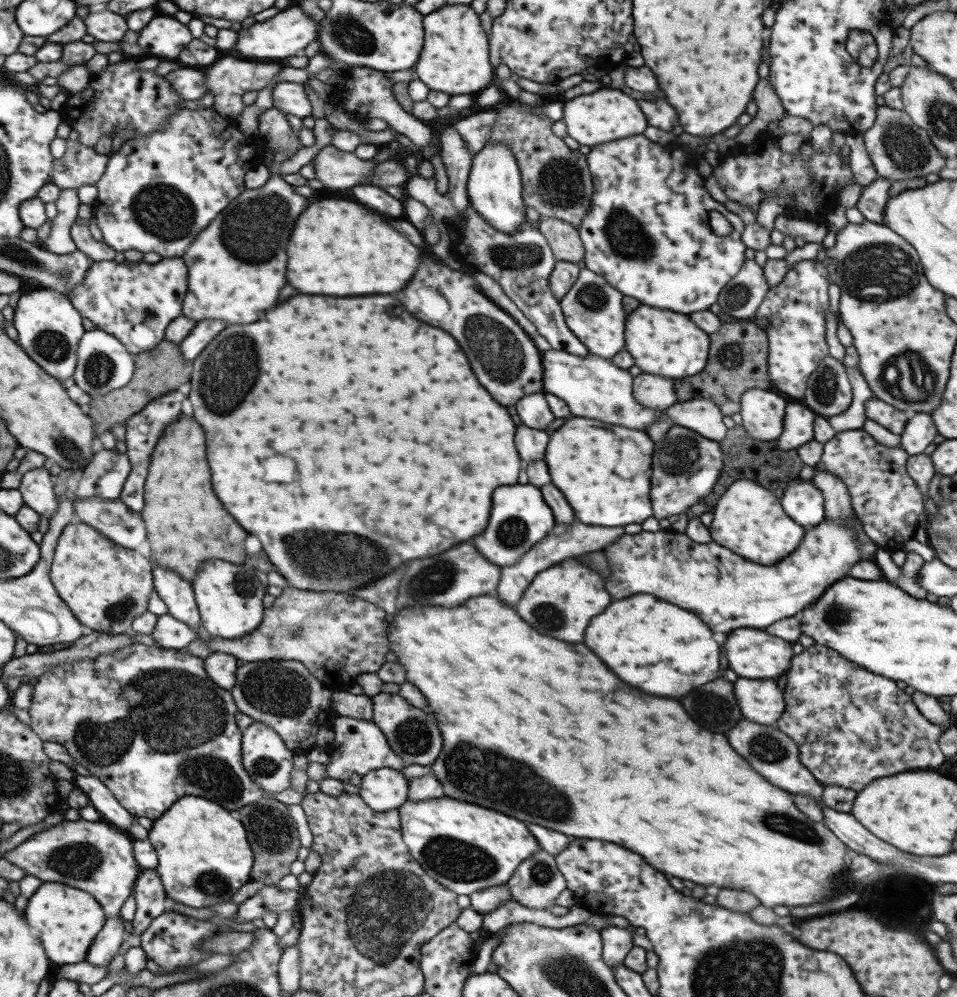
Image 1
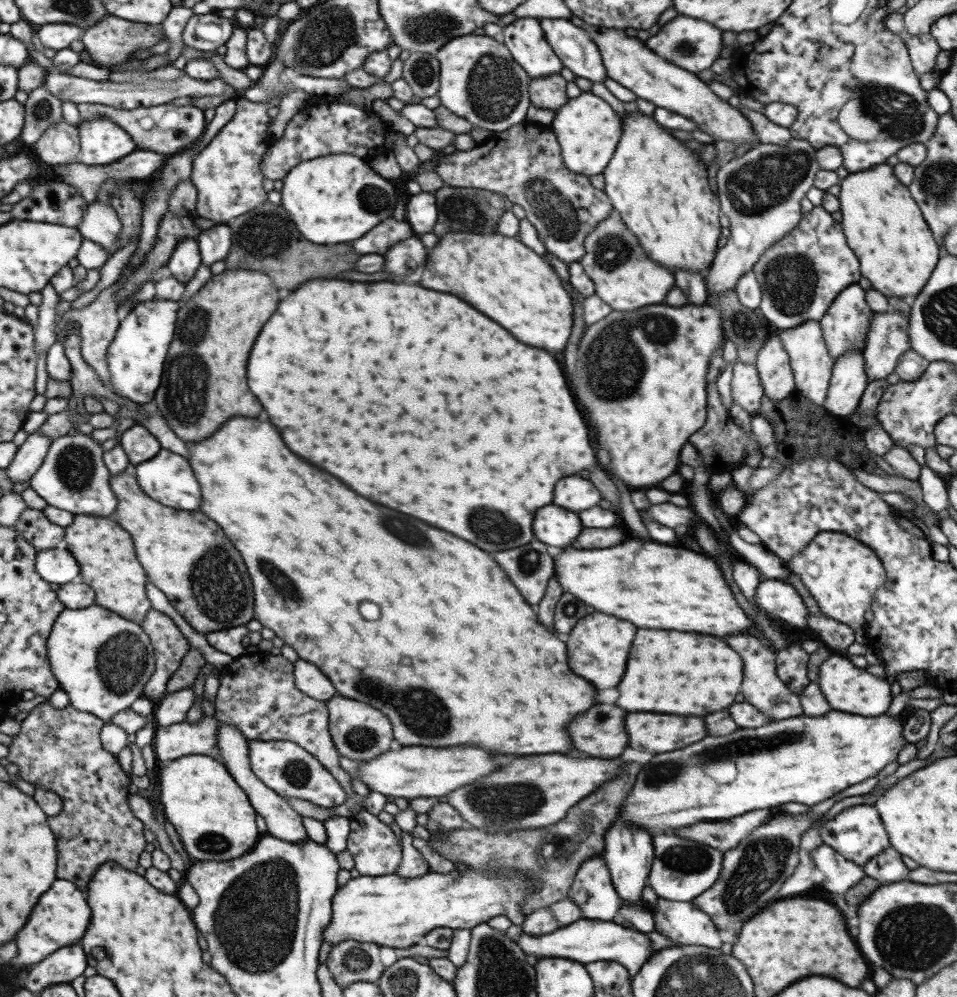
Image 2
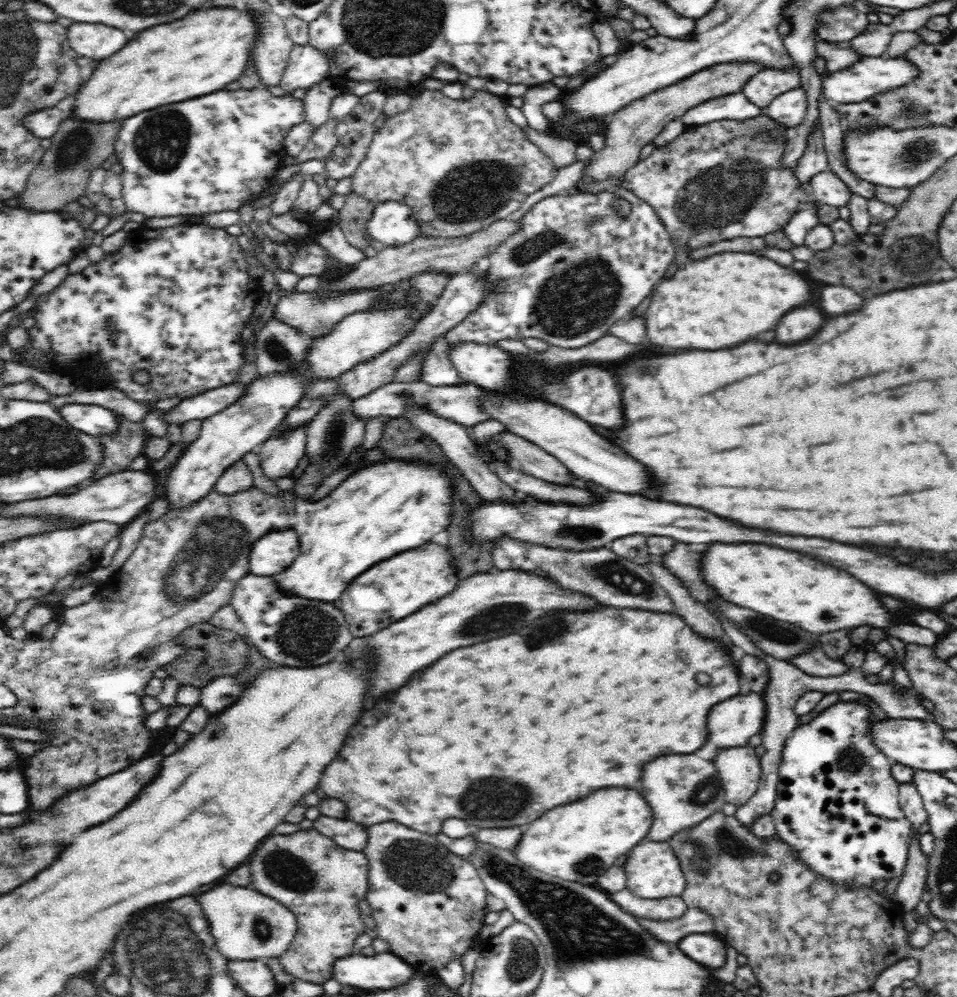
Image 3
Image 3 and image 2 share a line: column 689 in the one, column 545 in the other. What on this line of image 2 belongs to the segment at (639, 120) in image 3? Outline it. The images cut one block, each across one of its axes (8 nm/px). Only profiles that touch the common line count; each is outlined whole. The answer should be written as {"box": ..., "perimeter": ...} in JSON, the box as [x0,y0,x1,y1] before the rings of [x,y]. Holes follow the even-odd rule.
{"box":[528,73,568,110],"perimeter":[[[559,73],[543,78],[531,78],[528,84],[530,106],[537,109],[557,110],[568,98],[565,94],[566,81]]]}

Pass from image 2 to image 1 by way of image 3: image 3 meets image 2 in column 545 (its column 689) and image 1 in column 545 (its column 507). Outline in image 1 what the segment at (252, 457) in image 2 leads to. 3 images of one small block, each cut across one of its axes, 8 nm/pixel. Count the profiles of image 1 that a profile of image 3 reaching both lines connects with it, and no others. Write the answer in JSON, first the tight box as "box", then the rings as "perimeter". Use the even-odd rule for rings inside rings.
{"box":[385,596,851,906],"perimeter":[[[491,596],[467,600],[467,604],[455,610],[407,608],[407,610],[401,610],[393,618],[391,624],[389,622],[391,618],[385,618],[385,634],[389,651],[394,653],[396,662],[405,669],[405,680],[414,684],[425,696],[443,736],[443,752],[437,756],[437,760],[434,760],[430,768],[437,781],[445,786],[443,788],[445,796],[479,804],[483,808],[491,808],[519,822],[531,822],[543,828],[551,828],[561,834],[567,834],[570,838],[597,838],[597,840],[619,844],[631,852],[641,854],[647,864],[651,864],[655,870],[663,874],[671,874],[675,878],[689,880],[703,886],[745,890],[757,896],[757,900],[763,906],[821,904],[835,898],[841,892],[851,890],[851,886],[843,882],[847,874],[847,866],[843,860],[847,845],[827,829],[822,821],[813,821],[801,814],[791,800],[793,795],[773,784],[767,784],[763,776],[759,776],[741,756],[737,756],[731,750],[723,734],[699,730],[699,726],[695,726],[695,722],[689,720],[689,716],[683,712],[679,702],[667,700],[667,698],[655,698],[651,694],[643,694],[623,684],[583,644],[565,644],[565,642],[533,632],[515,614],[513,608],[501,604],[497,598],[491,598]]]}

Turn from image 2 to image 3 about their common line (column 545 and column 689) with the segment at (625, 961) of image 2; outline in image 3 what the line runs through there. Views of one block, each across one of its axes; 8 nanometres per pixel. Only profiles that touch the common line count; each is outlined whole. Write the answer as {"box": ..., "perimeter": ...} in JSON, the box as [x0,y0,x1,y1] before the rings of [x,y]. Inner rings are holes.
{"box":[676,933,726,968],"perimeter":[[[696,933],[684,936],[676,944],[692,960],[720,968],[726,960],[726,942],[715,933]]]}

